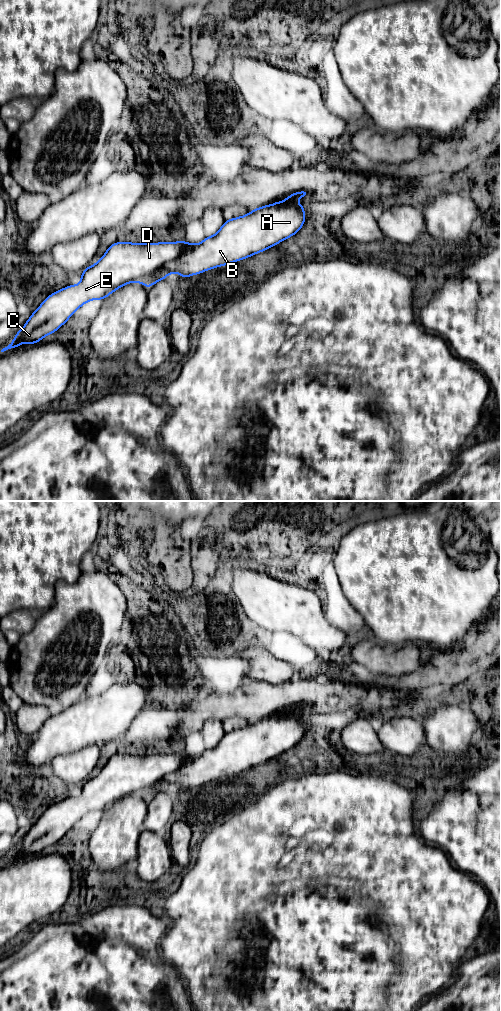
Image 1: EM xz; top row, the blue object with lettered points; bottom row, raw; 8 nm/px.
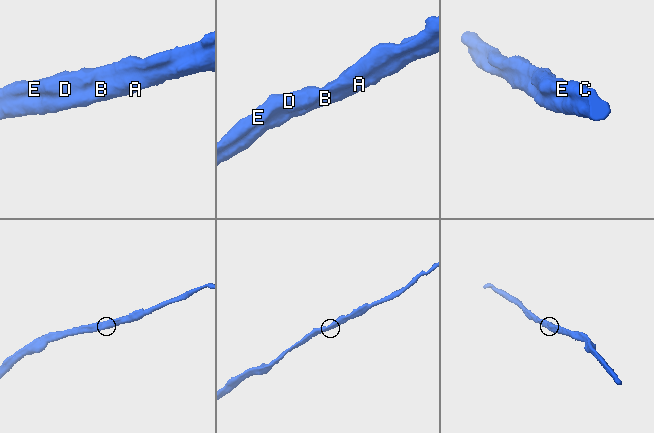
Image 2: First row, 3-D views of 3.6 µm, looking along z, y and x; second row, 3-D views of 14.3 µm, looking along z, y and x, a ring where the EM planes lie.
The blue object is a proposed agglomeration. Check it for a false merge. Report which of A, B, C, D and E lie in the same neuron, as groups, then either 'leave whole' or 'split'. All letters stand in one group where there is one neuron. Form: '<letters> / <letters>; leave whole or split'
A B C D E; leave whole

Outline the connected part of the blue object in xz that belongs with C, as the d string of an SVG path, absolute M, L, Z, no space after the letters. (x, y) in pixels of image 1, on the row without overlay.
M295 704L283 714L255 720L250 725L226 732L216 746L200 756L186 753L161 755L129 755L117 754L109 758L102 770L90 777L81 785L81 794L70 797L49 807L33 824L23 840L16 844L14 852L1 862L20 859L22 854L27 857L41 853L47 847L57 843L83 816L94 811L103 812L115 802L131 794L139 794L147 801L171 785L178 785L183 790L197 787L216 779L225 778L243 772L279 754L295 747L305 735L303 717L295 714L304 709L306 704Z

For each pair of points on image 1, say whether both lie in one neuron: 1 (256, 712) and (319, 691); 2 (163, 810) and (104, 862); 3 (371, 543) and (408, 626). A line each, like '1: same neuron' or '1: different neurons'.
1: same neuron
2: same neuron
3: same neuron

